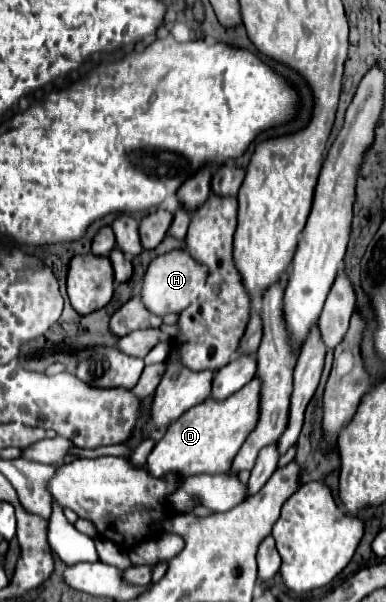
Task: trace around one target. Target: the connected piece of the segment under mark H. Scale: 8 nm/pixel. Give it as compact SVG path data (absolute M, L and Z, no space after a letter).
M171 250L167 254L161 254L153 258L147 268L143 290L141 290L143 302L153 314L159 314L159 316L165 316L169 312L181 312L191 302L197 300L199 290L205 286L207 276L209 276L209 268L197 262L187 250Z

